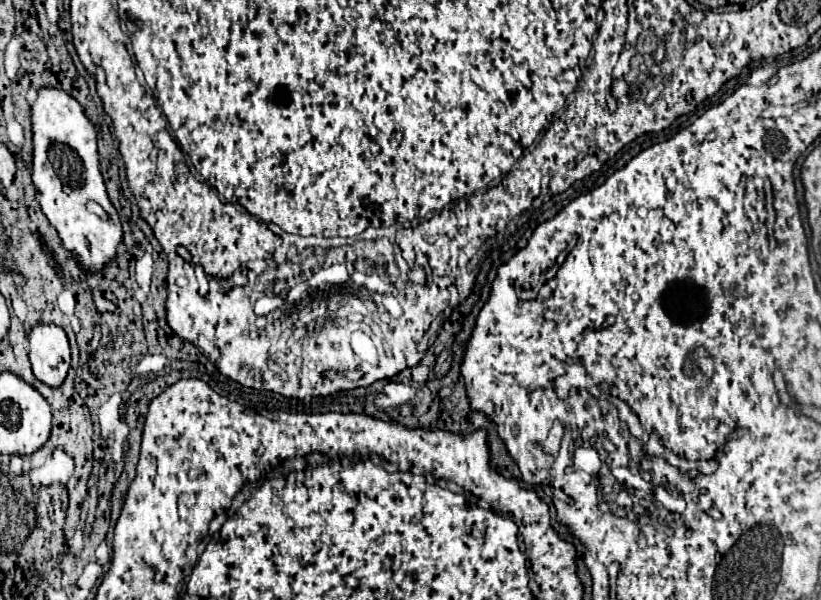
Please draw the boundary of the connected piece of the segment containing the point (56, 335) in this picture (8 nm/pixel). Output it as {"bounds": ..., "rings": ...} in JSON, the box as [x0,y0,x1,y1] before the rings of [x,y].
{"bounds":[29,323,69,387],"rings":[[[37,323],[29,333],[29,359],[39,381],[57,387],[63,383],[69,363],[69,339],[55,323]]]}

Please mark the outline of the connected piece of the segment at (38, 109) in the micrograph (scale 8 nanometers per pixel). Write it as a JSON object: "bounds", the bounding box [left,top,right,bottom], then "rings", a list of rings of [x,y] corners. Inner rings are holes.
{"bounds":[31,87,123,271],"rings":[[[41,87],[37,101],[31,105],[31,127],[33,127],[33,185],[37,189],[37,201],[41,211],[47,215],[49,223],[59,231],[59,237],[73,255],[79,257],[81,267],[87,271],[101,269],[107,261],[117,255],[117,245],[123,239],[121,221],[117,217],[115,207],[111,205],[105,183],[99,171],[99,153],[97,153],[97,131],[83,107],[75,97],[57,87]],[[95,201],[107,211],[107,219],[99,219],[97,215],[87,211],[87,203]]]}

